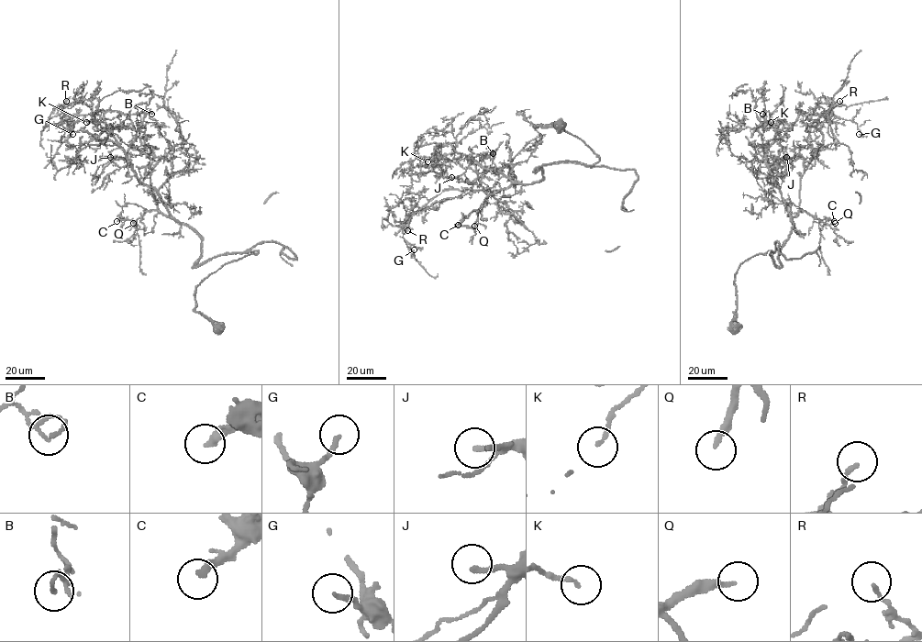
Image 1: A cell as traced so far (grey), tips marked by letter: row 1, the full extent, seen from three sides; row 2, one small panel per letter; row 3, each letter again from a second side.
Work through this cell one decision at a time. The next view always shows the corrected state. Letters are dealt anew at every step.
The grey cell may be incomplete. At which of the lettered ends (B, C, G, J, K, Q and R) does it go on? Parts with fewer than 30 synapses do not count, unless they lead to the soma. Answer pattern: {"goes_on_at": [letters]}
{"goes_on_at": ["C", "J", "Q"]}

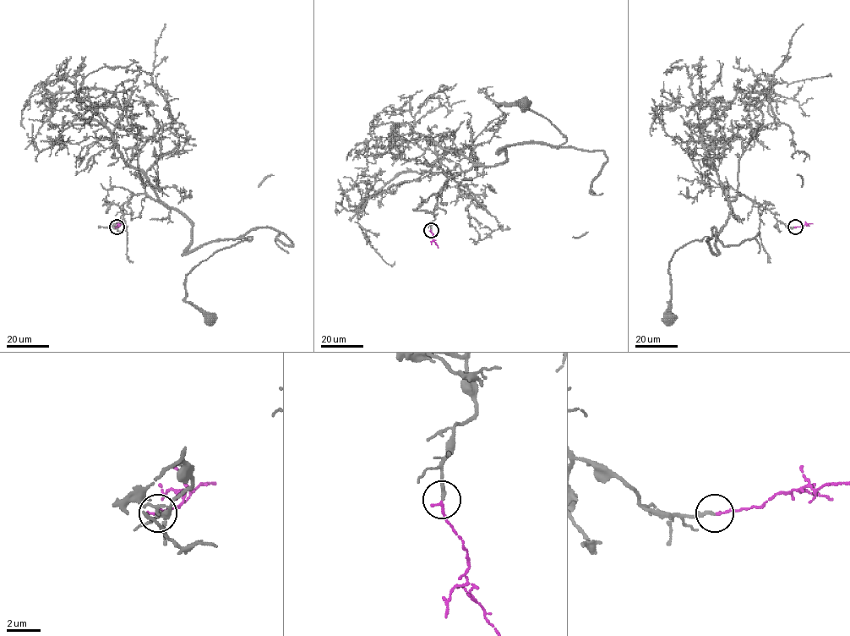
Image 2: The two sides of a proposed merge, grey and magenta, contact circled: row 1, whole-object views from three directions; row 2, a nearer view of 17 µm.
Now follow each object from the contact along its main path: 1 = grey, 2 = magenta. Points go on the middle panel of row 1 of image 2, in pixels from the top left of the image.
1: (430, 229), (450, 178), (496, 166), (511, 145), (566, 141), (531, 111), (498, 105), (524, 102)
2: (430, 230), (438, 248)

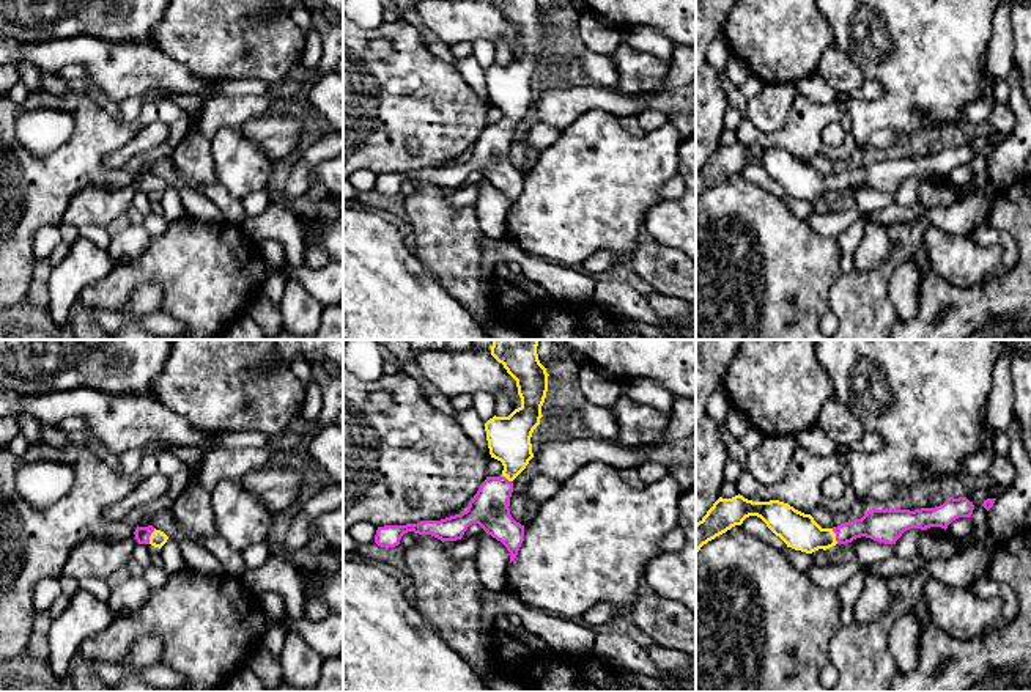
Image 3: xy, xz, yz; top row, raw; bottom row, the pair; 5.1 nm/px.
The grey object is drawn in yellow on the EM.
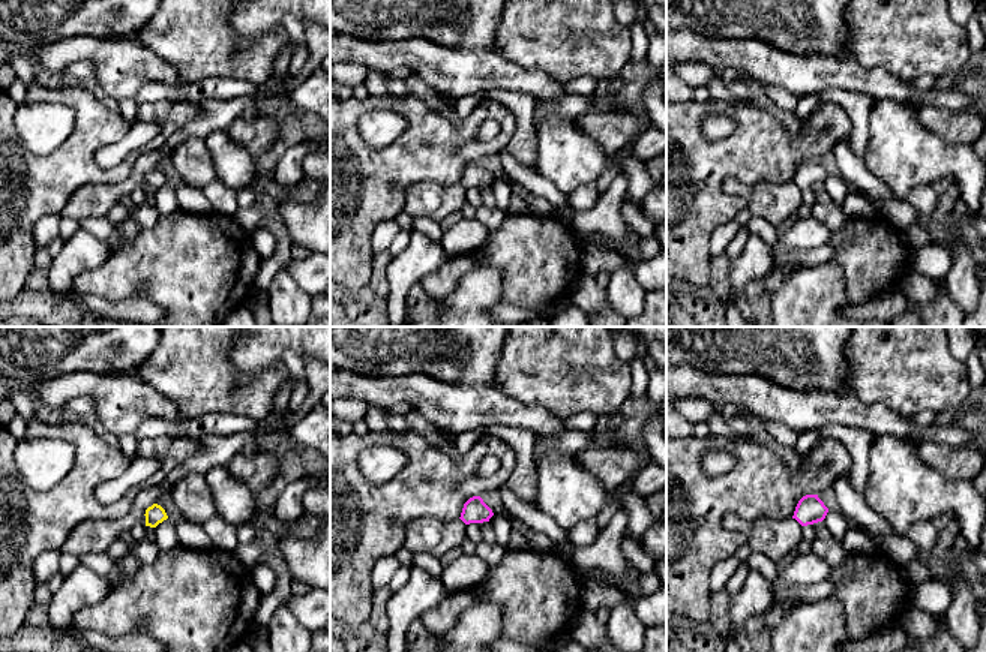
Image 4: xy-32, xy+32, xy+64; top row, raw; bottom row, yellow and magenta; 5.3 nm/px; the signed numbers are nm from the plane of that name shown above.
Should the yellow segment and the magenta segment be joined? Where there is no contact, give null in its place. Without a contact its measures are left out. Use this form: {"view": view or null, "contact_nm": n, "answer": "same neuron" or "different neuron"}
{"view": "xy", "contact_nm": 90, "answer": "same neuron"}

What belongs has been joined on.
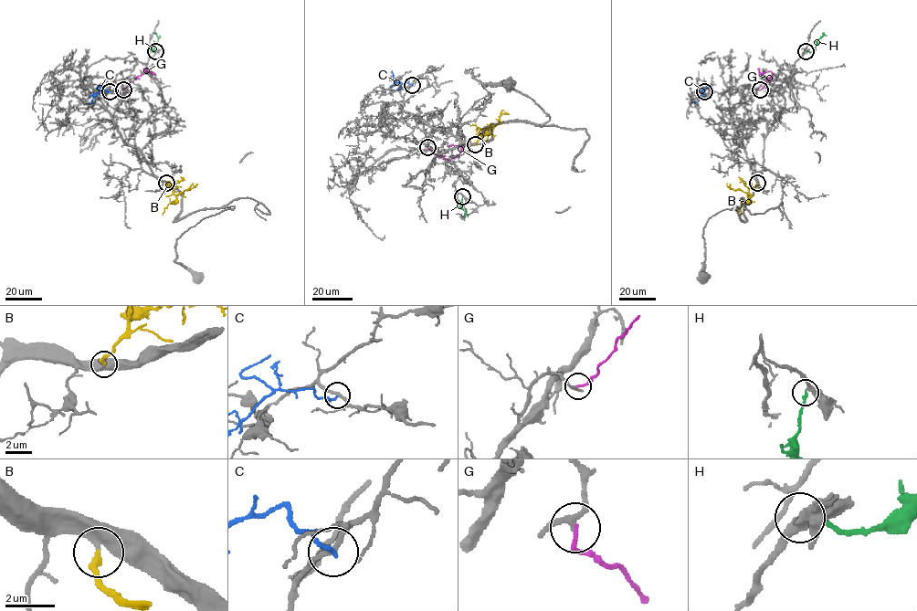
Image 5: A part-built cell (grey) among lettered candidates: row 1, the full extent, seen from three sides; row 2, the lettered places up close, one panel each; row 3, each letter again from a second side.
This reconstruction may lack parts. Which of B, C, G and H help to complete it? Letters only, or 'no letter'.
B, H

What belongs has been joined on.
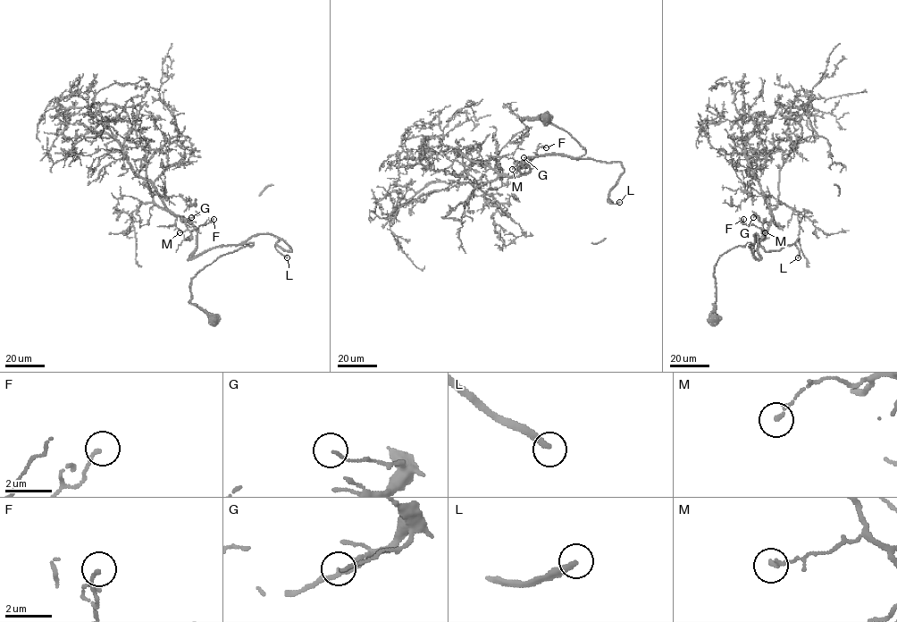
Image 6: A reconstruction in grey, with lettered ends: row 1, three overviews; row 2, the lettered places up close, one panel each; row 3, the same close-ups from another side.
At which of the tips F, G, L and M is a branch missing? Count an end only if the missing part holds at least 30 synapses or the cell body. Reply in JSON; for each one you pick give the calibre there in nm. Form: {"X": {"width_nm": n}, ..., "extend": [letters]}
{"L": {"width_nm": 280}, "extend": ["L"]}

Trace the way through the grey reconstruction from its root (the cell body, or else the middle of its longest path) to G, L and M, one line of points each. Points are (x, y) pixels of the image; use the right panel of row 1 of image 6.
G: (713, 320), (717, 258), (750, 242), (759, 259), (758, 242), (765, 231), (757, 215), (753, 217)
L: (713, 320), (714, 266), (724, 253), (754, 244), (757, 234), (766, 251), (794, 244), (798, 257)
M: (713, 320), (717, 258), (750, 242), (759, 259), (758, 242), (765, 231), (761, 230), (765, 232)

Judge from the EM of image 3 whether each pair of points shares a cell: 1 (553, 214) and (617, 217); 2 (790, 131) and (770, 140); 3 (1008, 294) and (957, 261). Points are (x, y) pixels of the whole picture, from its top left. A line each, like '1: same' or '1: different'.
1: same
2: same
3: different

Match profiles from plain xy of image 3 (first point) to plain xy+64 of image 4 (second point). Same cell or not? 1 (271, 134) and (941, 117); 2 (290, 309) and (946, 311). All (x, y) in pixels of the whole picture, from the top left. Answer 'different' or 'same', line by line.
1: same
2: different

